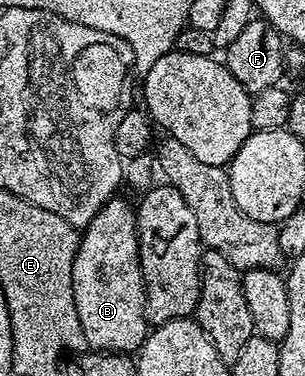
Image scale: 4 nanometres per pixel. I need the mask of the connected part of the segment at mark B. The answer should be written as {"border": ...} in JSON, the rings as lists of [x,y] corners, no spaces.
{"border":[[[113,198],[104,203],[102,210],[98,210],[98,214],[94,214],[94,218],[83,229],[72,267],[72,289],[74,290],[74,306],[78,310],[78,322],[82,322],[82,334],[86,334],[88,348],[97,352],[136,354],[144,344],[144,339],[148,337],[150,321],[147,312],[144,311],[144,276],[140,272],[140,247],[136,237],[136,209],[131,203],[128,205],[126,201],[120,199]]]}

